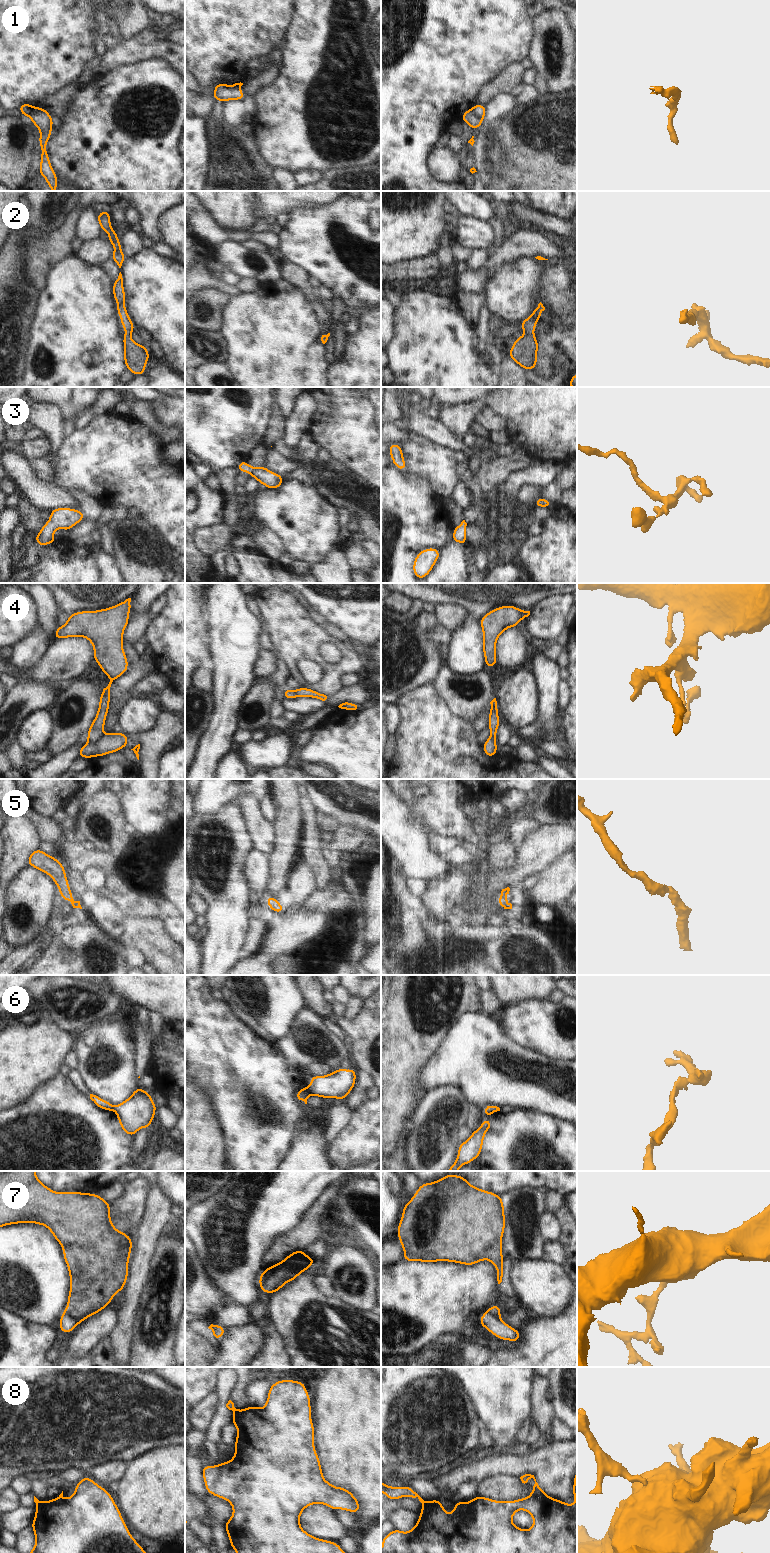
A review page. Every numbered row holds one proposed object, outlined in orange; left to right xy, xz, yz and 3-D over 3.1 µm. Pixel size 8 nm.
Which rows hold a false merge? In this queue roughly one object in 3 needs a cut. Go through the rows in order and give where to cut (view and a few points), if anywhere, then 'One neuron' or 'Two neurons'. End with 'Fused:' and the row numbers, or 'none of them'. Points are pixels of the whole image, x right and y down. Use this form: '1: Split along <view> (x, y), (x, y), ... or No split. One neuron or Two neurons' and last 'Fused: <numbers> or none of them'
1: Split along xy (42, 108), (29, 116). Two neurons
2: No split. One neuron
3: No split. One neuron
4: Split along xy (103, 734), (94, 742), (88, 741). Two neurons
5: No split. One neuron
6: Split along xz (309, 1087), (311, 1093). Two neurons
7: Split along yz (486, 1312), (500, 1320). Two neurons
8: Split along xz (235, 1409), (233, 1411). Two neurons
Fused: 1, 4, 6, 7, 8

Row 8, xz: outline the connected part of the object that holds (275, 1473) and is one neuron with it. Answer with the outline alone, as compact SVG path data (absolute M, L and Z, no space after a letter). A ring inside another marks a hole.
M279 1380L271 1385L263 1408L248 1406L233 1412L232 1424L238 1430L233 1459L202 1467L206 1491L228 1501L233 1508L231 1518L224 1524L230 1546L236 1553L345 1553L337 1542L316 1538L300 1526L301 1513L312 1504L323 1504L332 1510L347 1510L353 1514L360 1510L359 1501L351 1491L335 1487L323 1478L320 1458L314 1447L310 1395L305 1384Z

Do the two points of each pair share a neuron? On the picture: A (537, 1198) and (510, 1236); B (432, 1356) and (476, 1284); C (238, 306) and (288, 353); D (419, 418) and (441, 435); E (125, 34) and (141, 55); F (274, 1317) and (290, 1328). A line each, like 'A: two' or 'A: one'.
A: one
B: two
C: one
D: one
E: two
F: one

